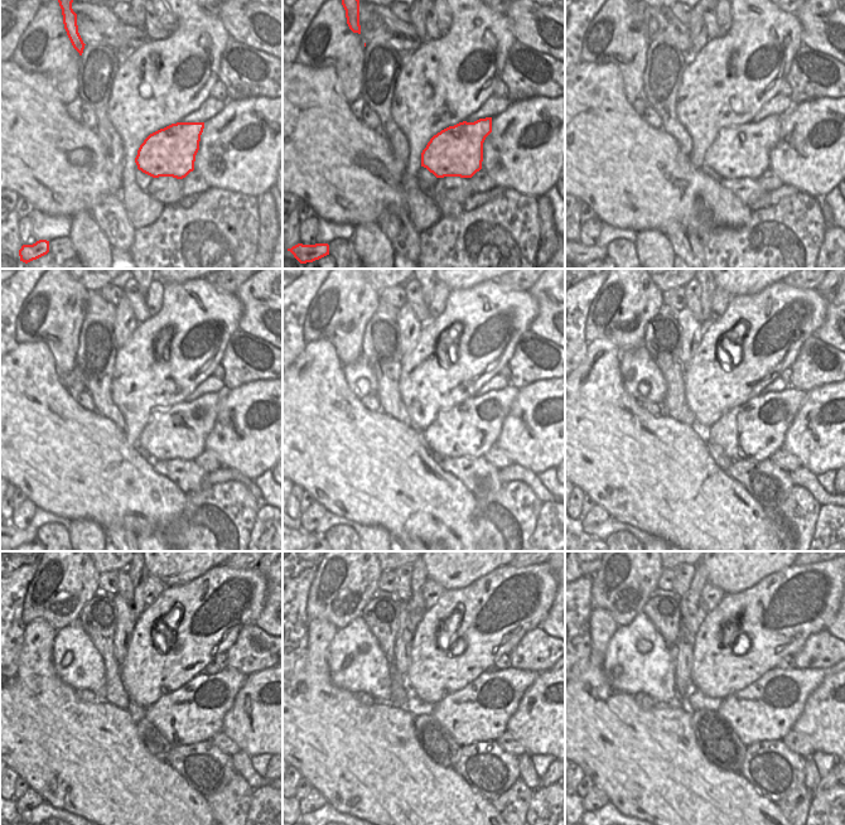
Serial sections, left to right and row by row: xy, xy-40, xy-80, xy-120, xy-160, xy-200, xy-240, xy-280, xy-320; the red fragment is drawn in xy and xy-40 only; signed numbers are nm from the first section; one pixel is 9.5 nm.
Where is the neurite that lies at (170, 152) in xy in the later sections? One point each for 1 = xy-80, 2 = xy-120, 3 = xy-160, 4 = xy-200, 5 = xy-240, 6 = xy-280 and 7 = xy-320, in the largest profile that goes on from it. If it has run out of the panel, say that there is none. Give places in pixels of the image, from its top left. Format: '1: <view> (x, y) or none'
1: xy-80 (742, 152)
2: xy-120 (179, 432)
3: xy-160 (469, 429)
4: xy-200 (752, 432)
5: xy-240 (194, 713)
6: xy-280 (479, 712)
7: xy-320 (767, 709)

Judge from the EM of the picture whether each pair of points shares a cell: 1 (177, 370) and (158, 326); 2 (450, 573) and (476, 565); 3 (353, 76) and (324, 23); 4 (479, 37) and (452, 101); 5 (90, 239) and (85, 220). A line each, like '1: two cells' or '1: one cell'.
1: one cell
2: one cell
3: one cell
4: one cell
5: one cell

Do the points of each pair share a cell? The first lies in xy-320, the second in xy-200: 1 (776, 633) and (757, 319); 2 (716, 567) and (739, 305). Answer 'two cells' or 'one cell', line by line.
1: one cell
2: two cells

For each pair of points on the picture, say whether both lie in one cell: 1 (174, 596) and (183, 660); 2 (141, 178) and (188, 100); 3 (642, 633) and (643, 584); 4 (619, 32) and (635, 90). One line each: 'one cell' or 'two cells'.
1: one cell
2: two cells
3: two cells
4: one cell

